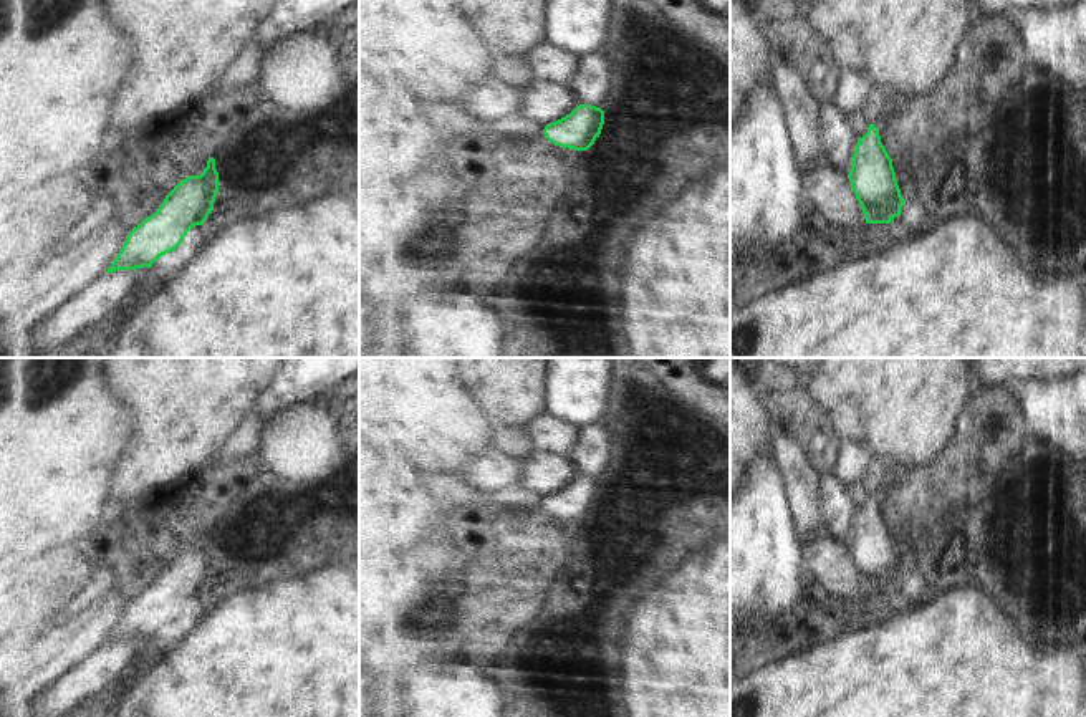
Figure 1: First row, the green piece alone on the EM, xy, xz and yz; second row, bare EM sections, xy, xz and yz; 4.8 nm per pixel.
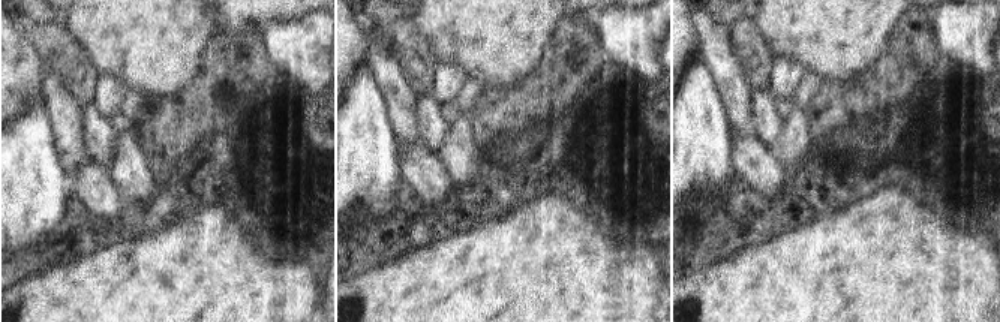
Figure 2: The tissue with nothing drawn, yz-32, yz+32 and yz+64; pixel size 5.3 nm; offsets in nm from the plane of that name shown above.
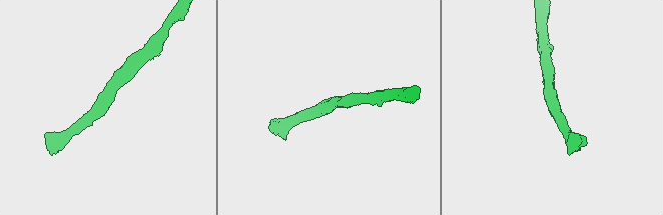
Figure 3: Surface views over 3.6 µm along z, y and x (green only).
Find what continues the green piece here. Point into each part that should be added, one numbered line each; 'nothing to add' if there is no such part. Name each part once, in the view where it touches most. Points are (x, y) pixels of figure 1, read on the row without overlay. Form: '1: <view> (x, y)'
nothing to add

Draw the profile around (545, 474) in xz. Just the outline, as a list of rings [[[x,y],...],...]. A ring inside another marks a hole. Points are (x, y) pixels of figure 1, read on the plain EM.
[[[535,450],[525,460],[523,488],[531,493],[546,497],[569,485],[583,475],[569,457]]]

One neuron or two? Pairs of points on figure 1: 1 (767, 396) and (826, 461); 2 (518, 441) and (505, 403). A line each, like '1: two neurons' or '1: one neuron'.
1: one neuron
2: two neurons

